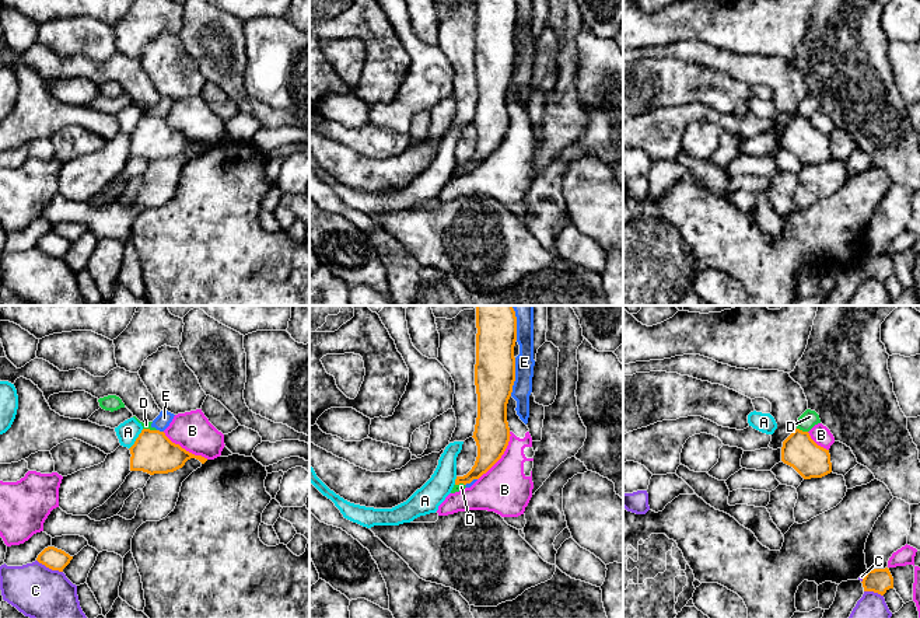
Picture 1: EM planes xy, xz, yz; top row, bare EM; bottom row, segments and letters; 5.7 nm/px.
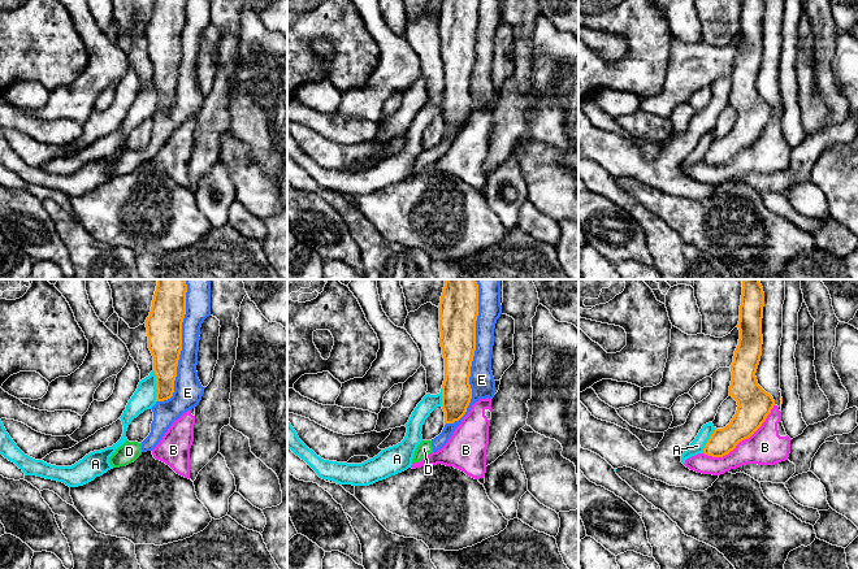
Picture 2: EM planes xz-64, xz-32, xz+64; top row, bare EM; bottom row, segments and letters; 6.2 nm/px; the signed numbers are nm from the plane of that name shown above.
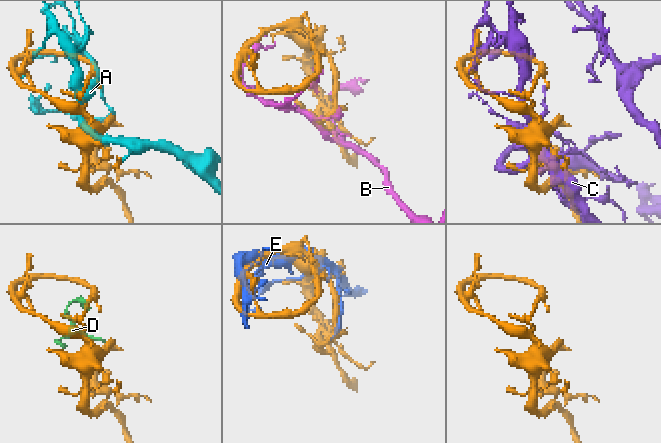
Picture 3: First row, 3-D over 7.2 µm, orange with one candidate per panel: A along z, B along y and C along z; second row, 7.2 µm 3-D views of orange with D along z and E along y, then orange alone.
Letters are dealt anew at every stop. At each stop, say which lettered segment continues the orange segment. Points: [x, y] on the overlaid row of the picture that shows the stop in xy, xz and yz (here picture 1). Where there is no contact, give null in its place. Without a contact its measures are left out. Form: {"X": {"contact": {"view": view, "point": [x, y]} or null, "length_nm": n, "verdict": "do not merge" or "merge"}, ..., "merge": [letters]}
{"A": {"contact": {"view": "xy", "point": [136, 439]}, "length_nm": 150, "verdict": "do not merge"}, "B": {"contact": {"view": "xz", "point": [502, 454]}, "length_nm": 340, "verdict": "do not merge"}, "C": {"contact": {"view": "xy", "point": [49, 568]}, "length_nm": 170, "verdict": "do not merge"}, "D": {"contact": {"view": "yz", "point": [801, 430]}, "length_nm": 70, "verdict": "do not merge"}, "E": {"contact": {"view": "xz", "point": [514, 377]}, "length_nm": 220, "verdict": "do not merge"}, "merge": []}

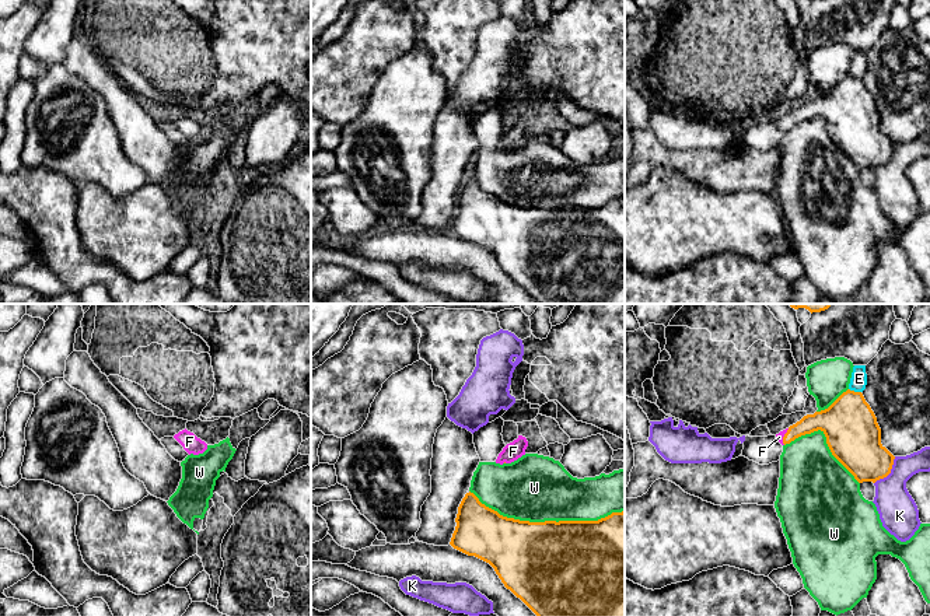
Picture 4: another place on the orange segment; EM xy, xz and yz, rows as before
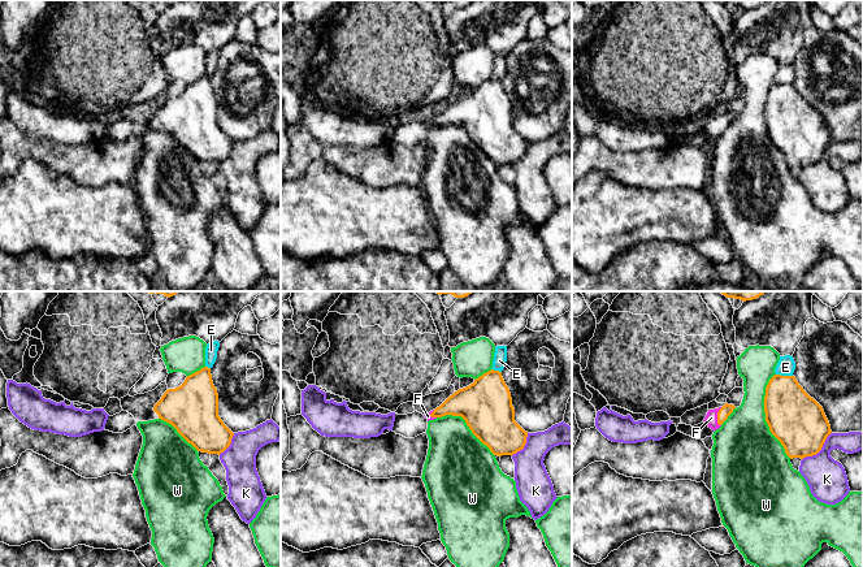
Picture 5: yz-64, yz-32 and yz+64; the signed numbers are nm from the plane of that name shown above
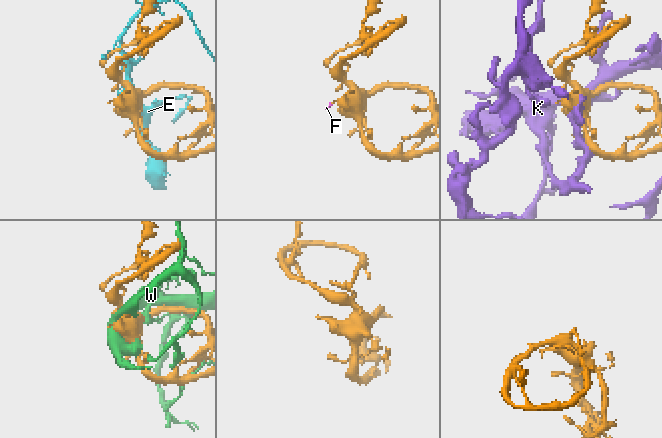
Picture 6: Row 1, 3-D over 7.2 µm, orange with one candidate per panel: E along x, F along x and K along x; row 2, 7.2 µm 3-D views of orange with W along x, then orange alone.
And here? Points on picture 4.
{"E": {"contact": {"view": "yz", "point": [853, 391]}, "length_nm": 80, "verdict": "do not merge"}, "F": {"contact": {"view": "yz", "point": [783, 437]}, "length_nm": 100, "verdict": "merge"}, "K": {"contact": {"view": "yz", "point": [890, 472]}, "length_nm": 200, "verdict": "do not merge"}, "W": {"contact": {"view": "xz", "point": [546, 521]}, "length_nm": 900, "verdict": "do not merge"}, "merge": ["F"]}

